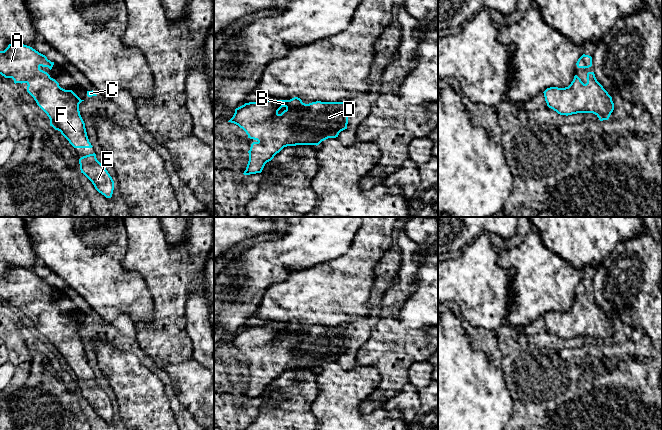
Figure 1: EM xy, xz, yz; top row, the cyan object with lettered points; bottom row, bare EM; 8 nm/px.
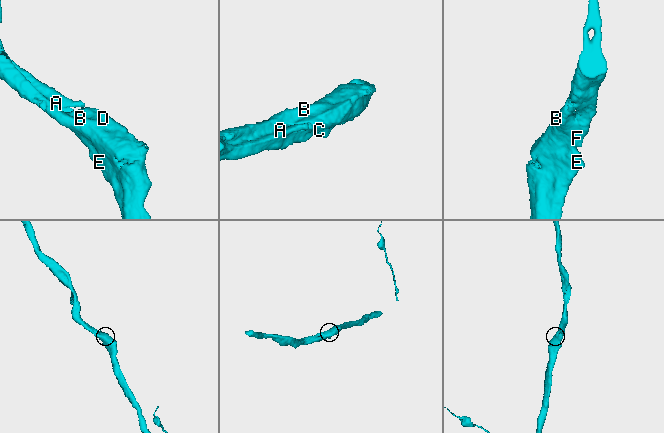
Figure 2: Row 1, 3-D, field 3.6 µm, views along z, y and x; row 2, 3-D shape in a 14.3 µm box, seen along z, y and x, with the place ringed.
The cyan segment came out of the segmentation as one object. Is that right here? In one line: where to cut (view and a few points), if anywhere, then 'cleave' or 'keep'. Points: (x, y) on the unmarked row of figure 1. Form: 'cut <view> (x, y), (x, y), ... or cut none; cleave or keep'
cut none; keep

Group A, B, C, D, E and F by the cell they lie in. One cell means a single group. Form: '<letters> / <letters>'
A B C D E F

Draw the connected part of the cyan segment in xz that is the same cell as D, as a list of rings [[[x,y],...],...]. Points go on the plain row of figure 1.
[[[298,321],[290,324],[263,324],[249,326],[235,333],[233,341],[228,345],[242,352],[248,362],[255,365],[251,368],[249,385],[244,399],[261,397],[265,388],[284,371],[296,369],[319,369],[328,362],[336,362],[347,353],[348,340],[345,326],[316,325],[305,328]]]

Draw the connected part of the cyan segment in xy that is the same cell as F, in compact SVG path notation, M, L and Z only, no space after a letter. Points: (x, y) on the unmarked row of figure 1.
M12 267L4 275L0 275L0 298L5 302L12 302L14 307L26 307L27 316L34 322L37 329L47 338L50 350L69 365L74 372L92 372L89 366L85 347L80 339L81 324L72 314L65 314L50 299L40 291L52 293L54 286L30 270L21 267Z

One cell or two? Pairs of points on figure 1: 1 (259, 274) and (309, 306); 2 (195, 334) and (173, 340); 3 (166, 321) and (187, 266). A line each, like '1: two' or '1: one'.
1: two
2: two
3: one

